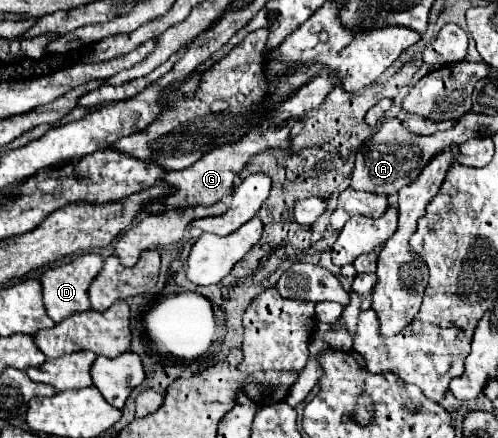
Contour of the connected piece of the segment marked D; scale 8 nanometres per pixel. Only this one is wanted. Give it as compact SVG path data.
M83 254L83 256L75 258L69 264L63 264L63 266L57 266L57 268L49 268L41 276L45 308L47 308L47 314L53 318L53 322L63 322L63 318L67 318L71 314L91 310L87 290L89 290L93 278L99 274L101 268L103 268L103 258L99 254Z

